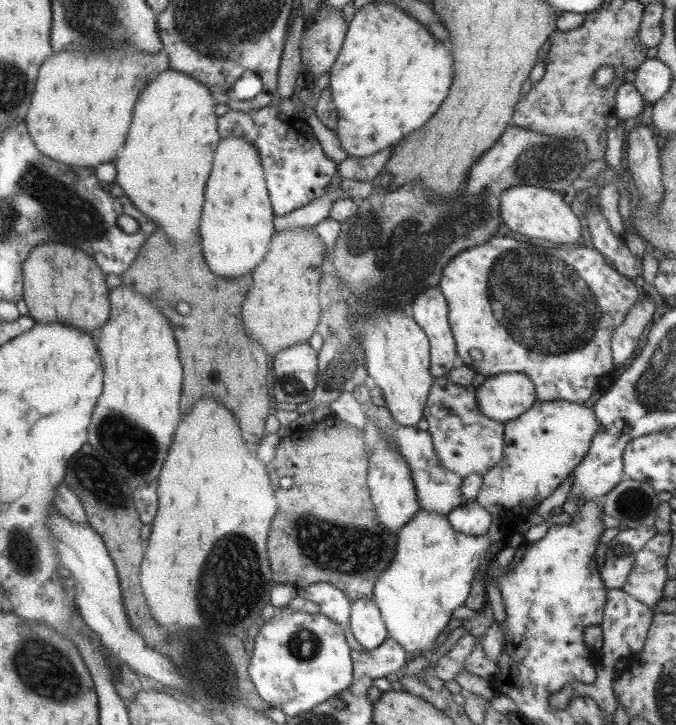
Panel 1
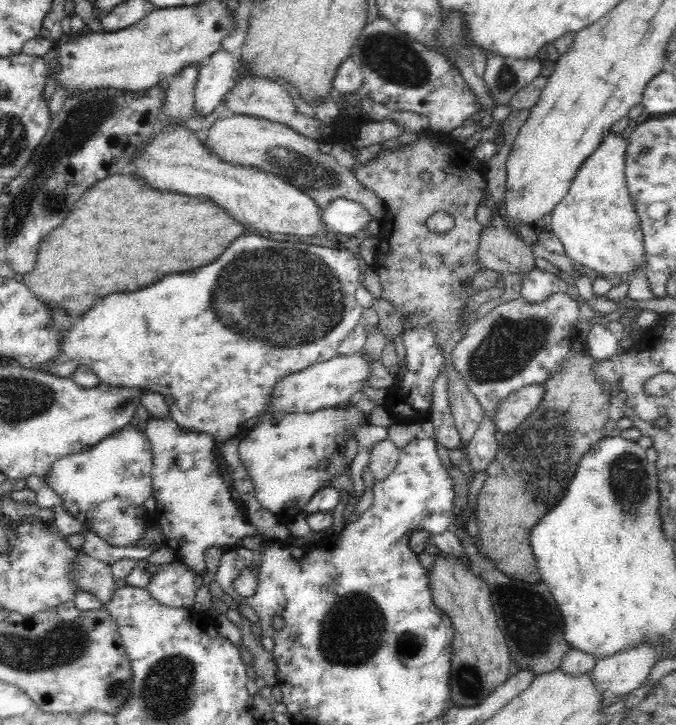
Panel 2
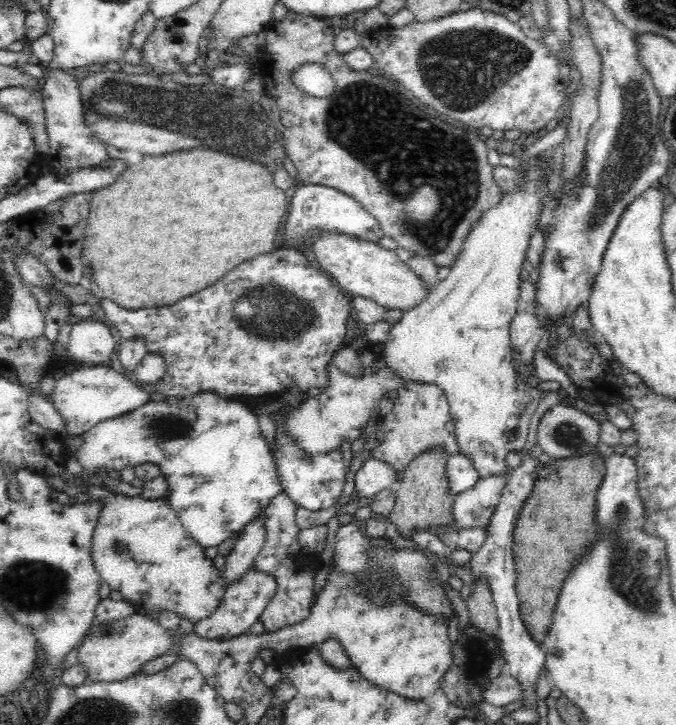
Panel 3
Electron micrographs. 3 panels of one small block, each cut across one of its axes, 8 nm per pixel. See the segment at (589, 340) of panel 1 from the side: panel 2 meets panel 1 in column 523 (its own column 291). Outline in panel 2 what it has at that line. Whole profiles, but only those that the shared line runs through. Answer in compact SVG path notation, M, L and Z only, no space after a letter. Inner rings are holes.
M250 234L250 236L242 236L242 238L236 238L228 248L226 248L226 252L218 258L218 260L214 260L212 264L208 264L208 266L202 266L202 268L196 268L196 270L188 270L188 272L184 272L184 274L168 274L168 276L164 276L160 282L156 282L156 284L150 284L150 286L146 286L146 288L142 288L142 290L138 290L138 292L118 292L118 294L110 294L110 296L104 296L104 298L100 298L100 300L96 300L94 302L94 306L82 316L82 318L74 318L71 316L71 327L67 328L63 331L63 339L59 344L59 353L55 356L55 359L48 361L45 364L43 370L46 373L51 374L52 376L59 376L60 378L70 377L74 374L74 370L80 368L80 366L88 367L94 374L98 375L98 378L104 384L112 387L136 387L139 389L143 389L144 391L151 391L154 393L158 393L164 397L170 395L174 397L174 404L169 407L169 412L171 418L176 422L176 425L181 428L186 428L188 431L204 433L209 435L216 441L216 444L224 444L226 441L233 440L235 435L240 432L240 428L242 428L245 421L254 418L256 415L264 415L264 412L270 408L270 404L268 404L268 395L272 392L273 386L285 376L294 374L295 372L300 372L313 364L318 364L320 362L326 362L326 360L330 360L332 357L335 357L337 354L338 347L340 343L354 330L354 326L356 324L361 323L362 320L362 312L364 312L362 306L358 301L356 301L356 289L360 284L360 264L358 263L358 258L354 256L351 251L348 250L336 250L336 248L324 248L324 246L310 246L310 244L302 244L302 242L274 242L274 240L268 240L268 238L262 238L262 236L256 236L256 234ZM216 288L218 290L222 290L222 294L224 294L224 298L228 300L228 302L232 302L230 304L230 312L224 312L222 310L222 300L218 298L218 302L216 302Z

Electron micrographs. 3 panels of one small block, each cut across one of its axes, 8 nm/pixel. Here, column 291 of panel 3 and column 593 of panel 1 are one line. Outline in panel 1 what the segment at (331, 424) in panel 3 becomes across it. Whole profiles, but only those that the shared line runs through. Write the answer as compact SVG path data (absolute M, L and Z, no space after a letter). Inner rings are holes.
M566 400L536 401L527 412L505 424L503 458L483 476L476 501L492 514L492 518L499 518L507 528L515 527L575 471L587 456L593 437L600 433L600 430L593 410L582 404L573 404Z

